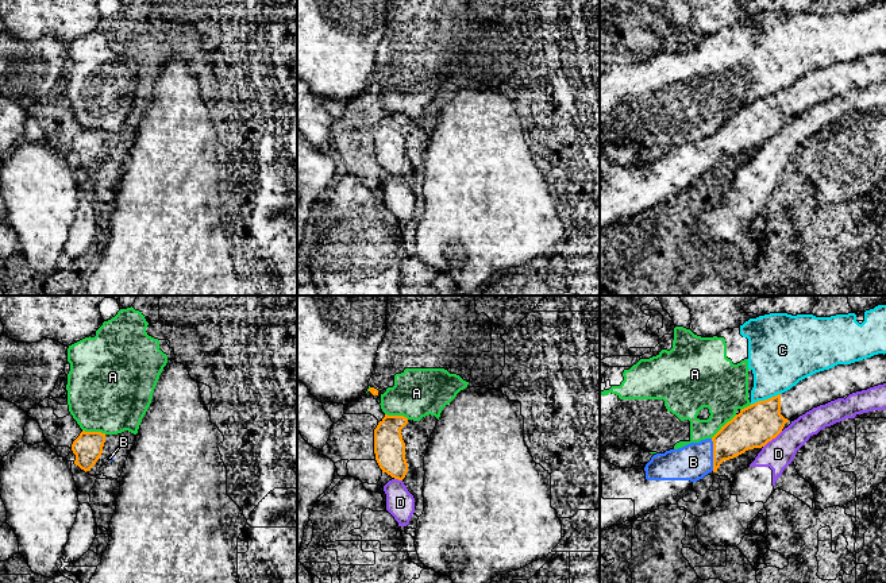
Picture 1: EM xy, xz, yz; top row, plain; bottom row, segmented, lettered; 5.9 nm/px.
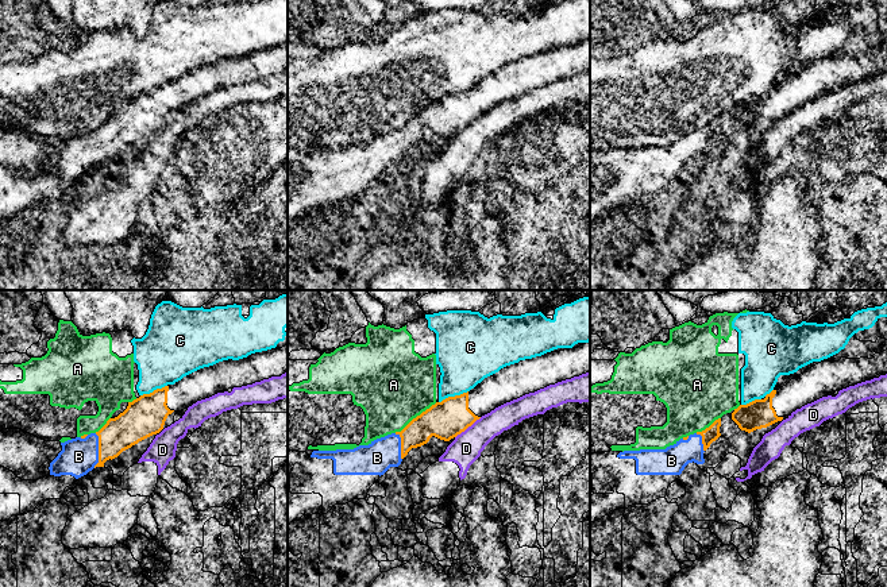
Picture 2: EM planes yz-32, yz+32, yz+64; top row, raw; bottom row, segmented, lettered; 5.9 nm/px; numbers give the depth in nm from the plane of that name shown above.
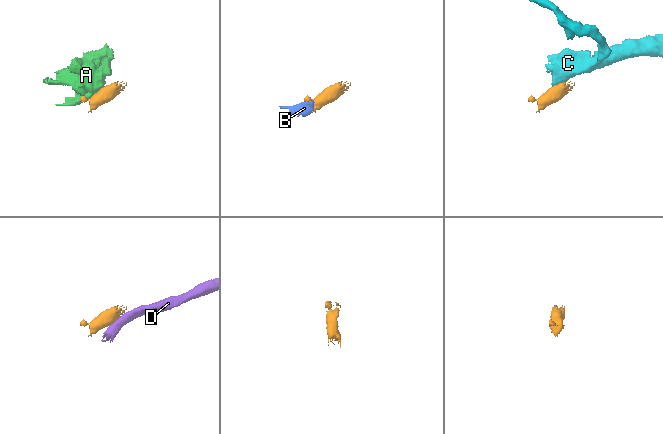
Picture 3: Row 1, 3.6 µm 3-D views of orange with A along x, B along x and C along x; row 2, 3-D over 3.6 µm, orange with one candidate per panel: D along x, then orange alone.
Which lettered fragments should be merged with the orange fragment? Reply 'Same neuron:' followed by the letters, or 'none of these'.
Same neuron: B

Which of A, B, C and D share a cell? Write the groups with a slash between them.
A C / B / D

